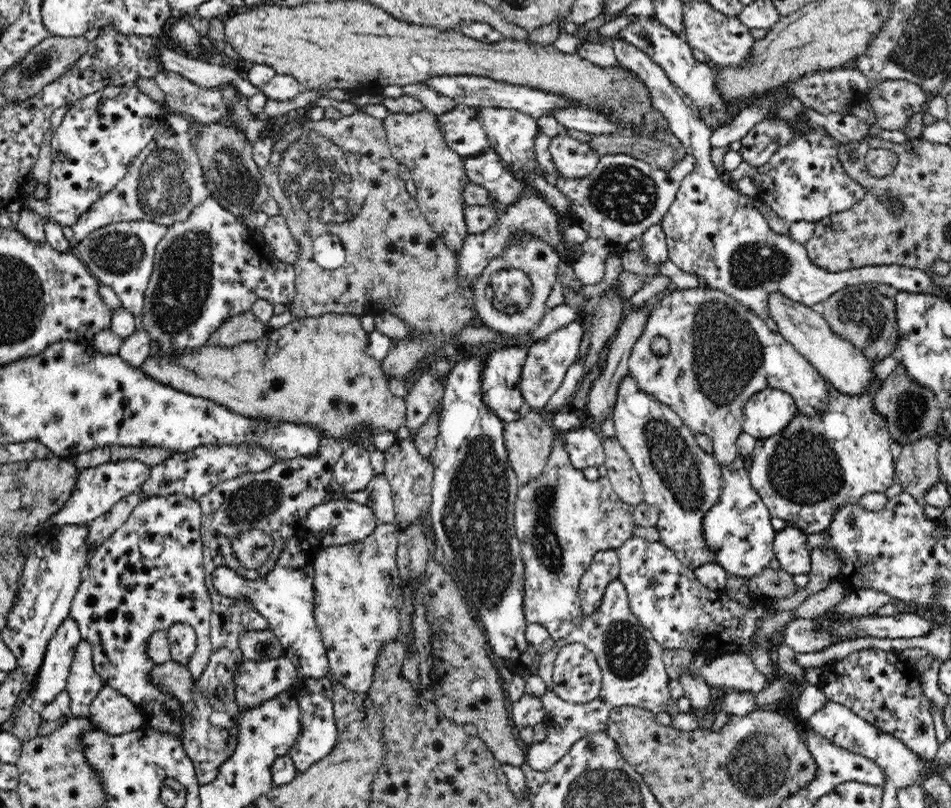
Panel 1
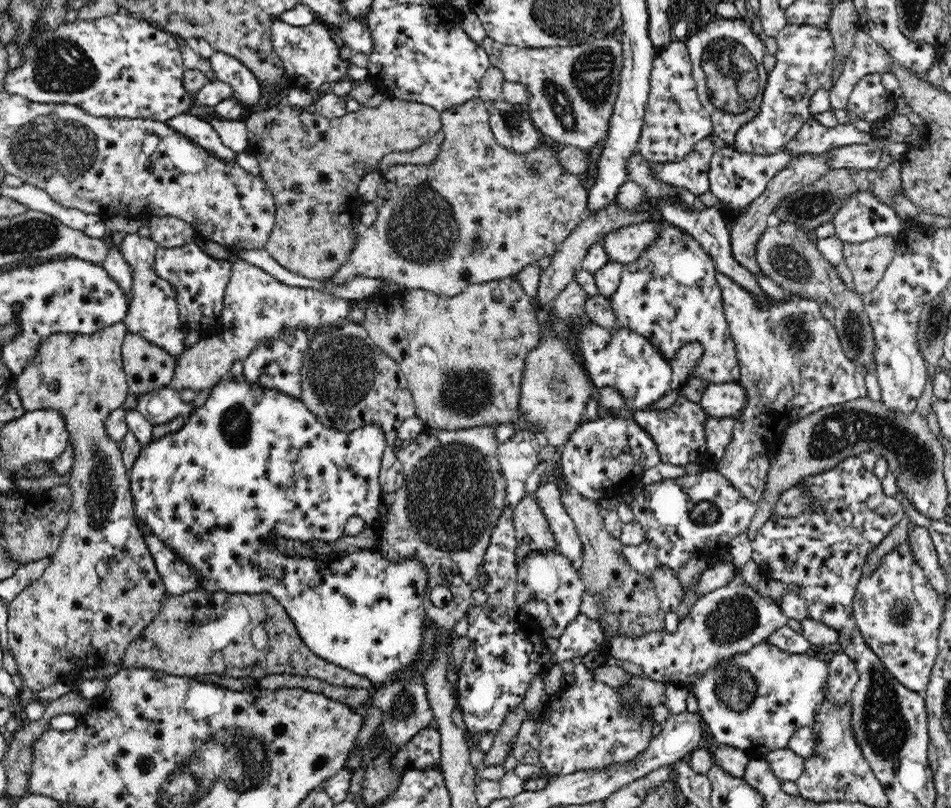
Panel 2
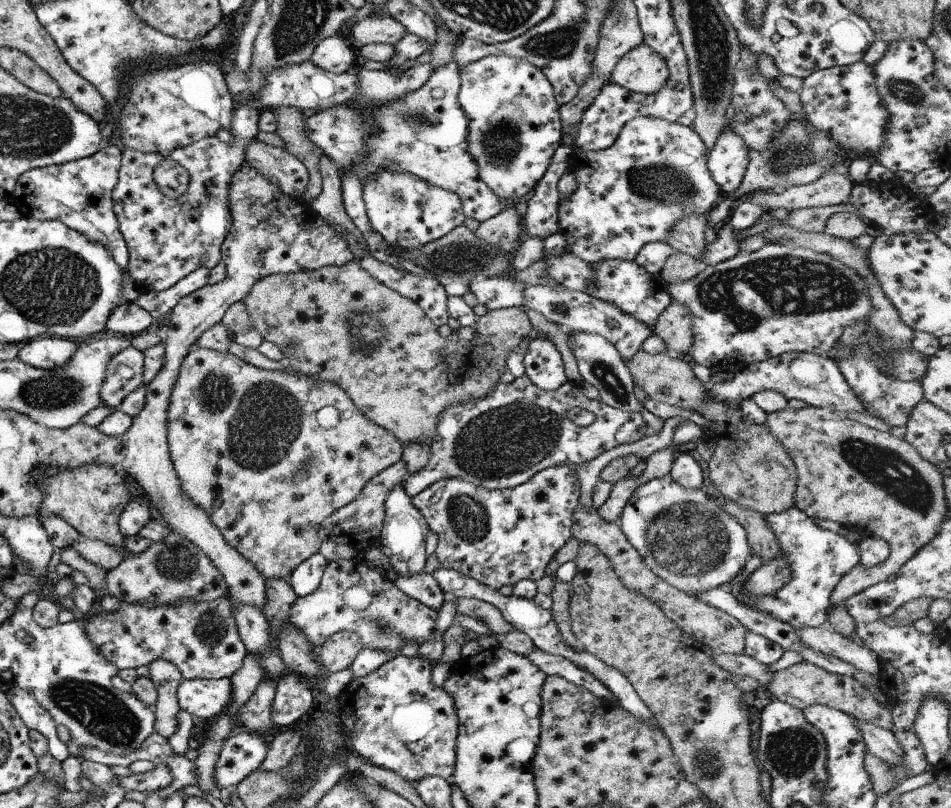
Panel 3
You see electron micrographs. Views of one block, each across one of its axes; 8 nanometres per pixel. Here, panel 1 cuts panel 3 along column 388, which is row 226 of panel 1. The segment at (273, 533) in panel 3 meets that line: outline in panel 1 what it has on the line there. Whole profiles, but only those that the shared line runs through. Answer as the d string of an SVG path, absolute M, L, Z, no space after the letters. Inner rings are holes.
M426 109L414 114L389 113L382 122L391 154L396 161L408 168L411 179L416 183L414 200L432 225L432 231L440 235L450 249L459 252L464 239L469 235L464 214L466 204L463 190L470 182L464 170L464 158L446 145L443 132L437 125L437 115Z

